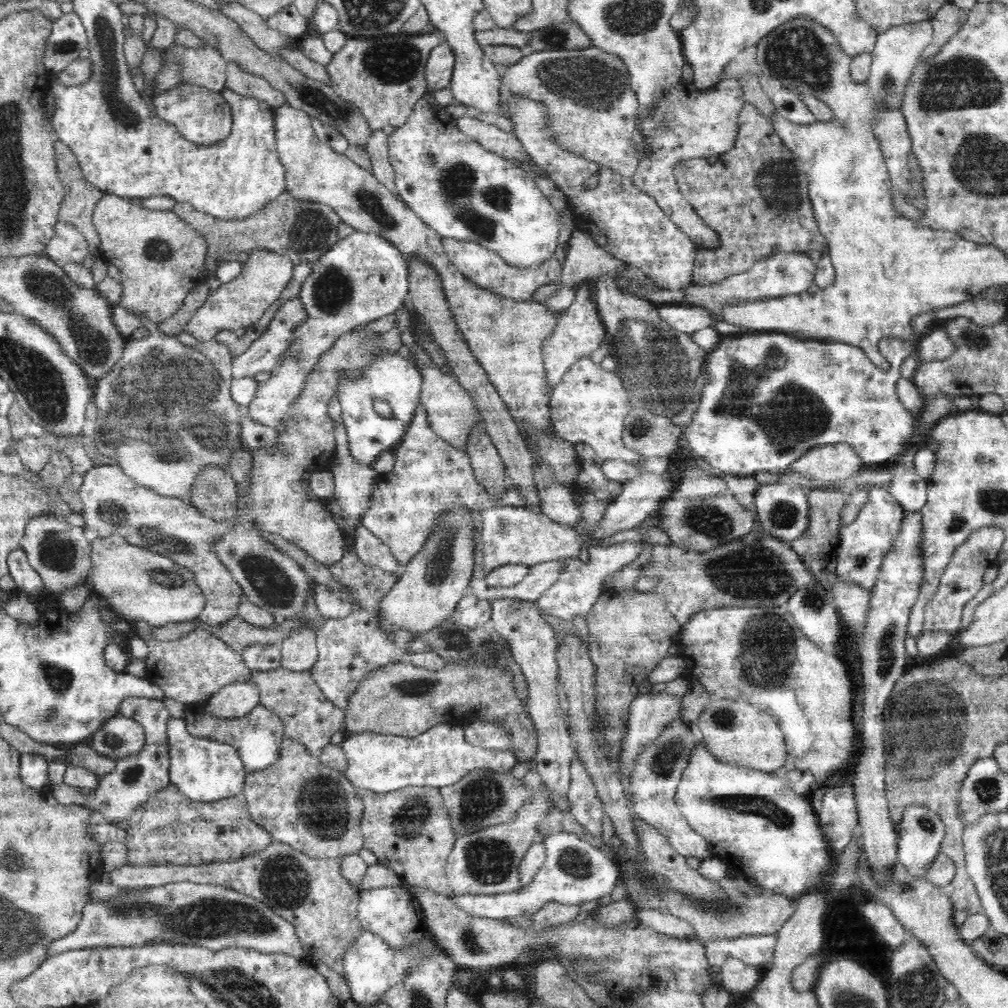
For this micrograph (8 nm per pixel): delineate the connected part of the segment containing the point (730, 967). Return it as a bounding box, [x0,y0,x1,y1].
[721,958,763,994]

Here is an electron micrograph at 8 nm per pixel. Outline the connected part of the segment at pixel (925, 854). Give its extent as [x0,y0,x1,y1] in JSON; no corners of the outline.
[895,805,945,878]

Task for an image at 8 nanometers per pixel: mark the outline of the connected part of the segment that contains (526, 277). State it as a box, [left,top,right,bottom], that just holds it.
[441,238,564,301]

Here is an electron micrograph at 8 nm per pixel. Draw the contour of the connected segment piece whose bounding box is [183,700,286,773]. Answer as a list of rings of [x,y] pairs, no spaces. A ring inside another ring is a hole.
[[[206,700],[185,705],[183,719],[187,731],[198,737],[207,738],[232,746],[241,756],[247,773],[264,770],[274,764],[281,753],[281,743],[284,736],[284,723],[282,719],[262,703],[258,703],[246,716],[240,718],[222,718],[206,711]]]

